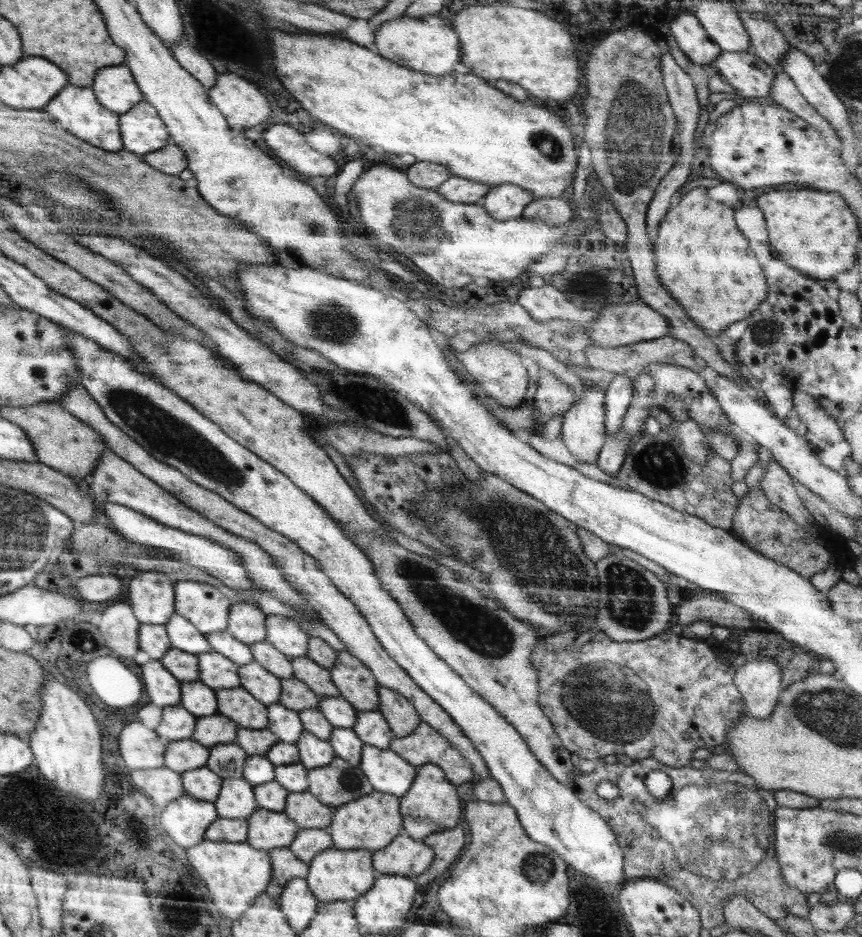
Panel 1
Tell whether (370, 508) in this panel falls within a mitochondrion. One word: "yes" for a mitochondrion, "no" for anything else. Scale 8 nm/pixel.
no

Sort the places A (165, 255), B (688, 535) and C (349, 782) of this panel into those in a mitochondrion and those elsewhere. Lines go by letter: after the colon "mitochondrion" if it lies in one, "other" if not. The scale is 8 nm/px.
A: other
B: other
C: mitochondrion

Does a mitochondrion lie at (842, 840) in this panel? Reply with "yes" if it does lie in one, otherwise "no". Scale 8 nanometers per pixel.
yes

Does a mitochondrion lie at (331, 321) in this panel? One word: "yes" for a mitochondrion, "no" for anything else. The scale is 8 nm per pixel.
yes

